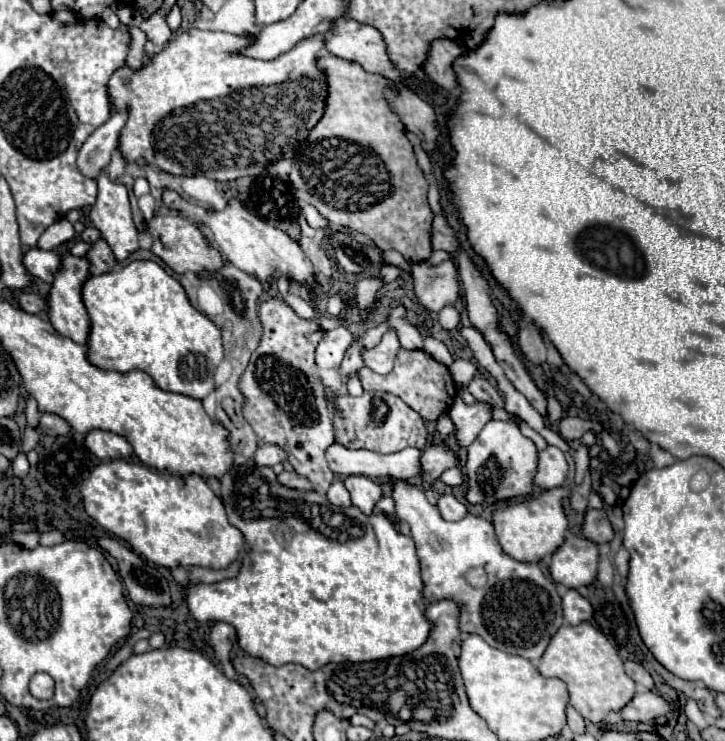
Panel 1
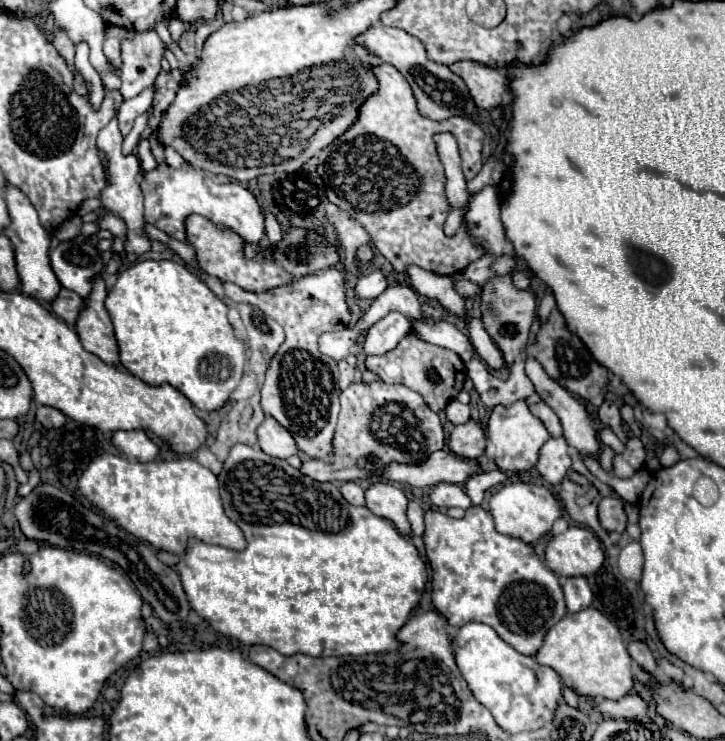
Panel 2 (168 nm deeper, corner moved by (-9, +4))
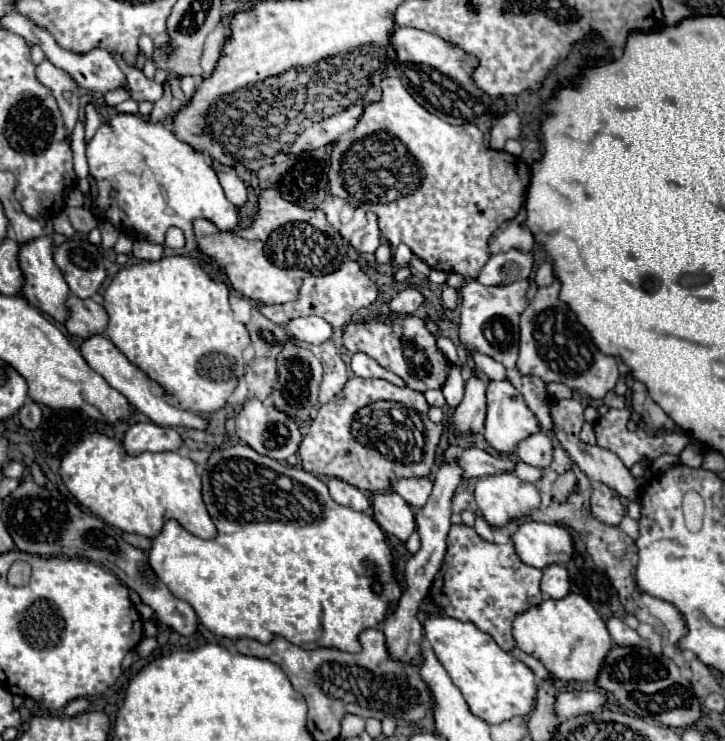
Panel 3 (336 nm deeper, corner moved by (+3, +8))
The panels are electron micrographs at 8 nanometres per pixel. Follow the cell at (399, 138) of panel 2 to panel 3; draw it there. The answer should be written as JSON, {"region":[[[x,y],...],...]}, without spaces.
{"region":[[[386,78],[382,82],[382,100],[364,108],[364,116],[352,134],[352,146],[340,160],[332,158],[330,162],[330,194],[374,212],[380,232],[392,248],[406,244],[430,268],[478,278],[482,266],[490,260],[488,242],[492,234],[502,222],[512,220],[524,204],[530,166],[522,158],[486,146],[484,134],[474,124],[452,126],[430,114],[412,98],[398,78]]]}

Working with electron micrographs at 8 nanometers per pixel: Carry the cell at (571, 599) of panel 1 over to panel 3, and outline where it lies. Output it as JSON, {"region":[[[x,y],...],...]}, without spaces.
{"region":[[[552,564],[542,572],[544,572],[542,582],[540,582],[542,594],[548,594],[550,598],[564,598],[570,592],[570,580],[564,566]]]}

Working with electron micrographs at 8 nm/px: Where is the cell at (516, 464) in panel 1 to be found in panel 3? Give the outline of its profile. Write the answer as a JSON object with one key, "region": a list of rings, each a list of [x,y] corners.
{"region":[[[506,380],[506,382],[488,382],[488,414],[486,414],[486,428],[484,428],[484,436],[490,442],[490,446],[498,452],[512,452],[516,450],[518,442],[528,438],[530,434],[540,432],[540,426],[536,422],[536,416],[532,414],[532,410],[526,406],[524,396]]]}

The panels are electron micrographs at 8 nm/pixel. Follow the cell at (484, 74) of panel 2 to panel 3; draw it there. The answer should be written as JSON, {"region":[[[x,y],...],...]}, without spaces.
{"region":[[[508,112],[506,116],[502,116],[494,122],[488,144],[494,150],[504,150],[504,142],[508,138],[518,140],[518,136],[520,136],[520,118],[516,112]]]}

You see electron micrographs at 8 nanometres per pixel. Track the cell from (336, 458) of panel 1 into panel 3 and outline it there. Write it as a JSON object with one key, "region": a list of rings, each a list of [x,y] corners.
{"region":[[[450,446],[444,452],[446,460],[452,460],[456,456],[460,458],[464,478],[482,478],[482,476],[490,476],[490,474],[500,474],[500,472],[512,472],[516,466],[514,460],[492,456],[480,448],[468,448],[466,450],[466,448]]]}

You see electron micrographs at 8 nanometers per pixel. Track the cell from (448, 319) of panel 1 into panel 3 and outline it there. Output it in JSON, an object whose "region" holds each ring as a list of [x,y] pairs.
{"region":[[[472,352],[472,356],[474,356],[476,366],[478,366],[490,380],[508,380],[508,378],[506,378],[506,370],[504,370],[504,366],[502,366],[500,362],[496,362],[496,360],[492,360],[490,356],[484,356],[484,354],[480,354],[480,352]]]}

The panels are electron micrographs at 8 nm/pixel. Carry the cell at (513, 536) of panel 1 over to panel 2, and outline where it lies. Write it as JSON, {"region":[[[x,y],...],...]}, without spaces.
{"region":[[[512,482],[512,484],[502,486],[490,498],[490,514],[500,534],[522,540],[526,544],[534,544],[542,536],[546,536],[552,530],[554,522],[562,516],[562,504],[546,486],[528,484],[528,482]]]}

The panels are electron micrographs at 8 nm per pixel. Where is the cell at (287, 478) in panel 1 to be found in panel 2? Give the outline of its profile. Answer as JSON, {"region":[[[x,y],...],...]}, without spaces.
{"region":[[[376,380],[372,384],[350,384],[340,394],[340,416],[338,428],[334,434],[334,452],[336,460],[332,464],[324,464],[320,460],[302,462],[300,472],[310,476],[316,482],[348,482],[348,480],[366,480],[370,474],[356,466],[366,458],[372,458],[376,464],[386,462],[420,462],[428,454],[444,448],[444,432],[438,414],[434,414],[424,398],[402,386],[402,384],[386,384]]]}

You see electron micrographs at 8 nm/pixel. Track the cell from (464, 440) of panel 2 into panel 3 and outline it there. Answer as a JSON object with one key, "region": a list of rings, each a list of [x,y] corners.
{"region":[[[476,374],[468,378],[464,400],[454,412],[454,424],[458,434],[478,434],[484,428],[486,386],[488,382]]]}

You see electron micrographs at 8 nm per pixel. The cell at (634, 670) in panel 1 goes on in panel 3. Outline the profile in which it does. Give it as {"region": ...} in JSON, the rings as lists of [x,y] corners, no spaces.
{"region":[[[608,618],[606,628],[618,646],[638,646],[640,644],[640,636],[636,634],[636,630],[626,626],[620,618]]]}

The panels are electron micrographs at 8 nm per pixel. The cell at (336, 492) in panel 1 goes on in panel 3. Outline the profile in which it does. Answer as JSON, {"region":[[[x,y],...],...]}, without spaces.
{"region":[[[328,478],[326,482],[328,490],[330,490],[330,496],[334,502],[346,506],[346,508],[352,508],[356,512],[366,512],[370,508],[370,502],[366,498],[366,494],[362,494],[358,488],[346,484],[344,480],[338,480],[338,478]]]}

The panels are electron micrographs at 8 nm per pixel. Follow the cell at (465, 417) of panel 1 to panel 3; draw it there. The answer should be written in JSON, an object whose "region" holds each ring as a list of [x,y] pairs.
{"region":[[[560,280],[550,286],[538,288],[520,316],[520,356],[518,370],[526,376],[538,376],[544,382],[564,382],[574,392],[586,392],[592,400],[602,400],[608,394],[608,368],[610,390],[618,380],[618,360],[602,354],[592,342],[588,330],[578,322],[576,314],[558,298]]]}

